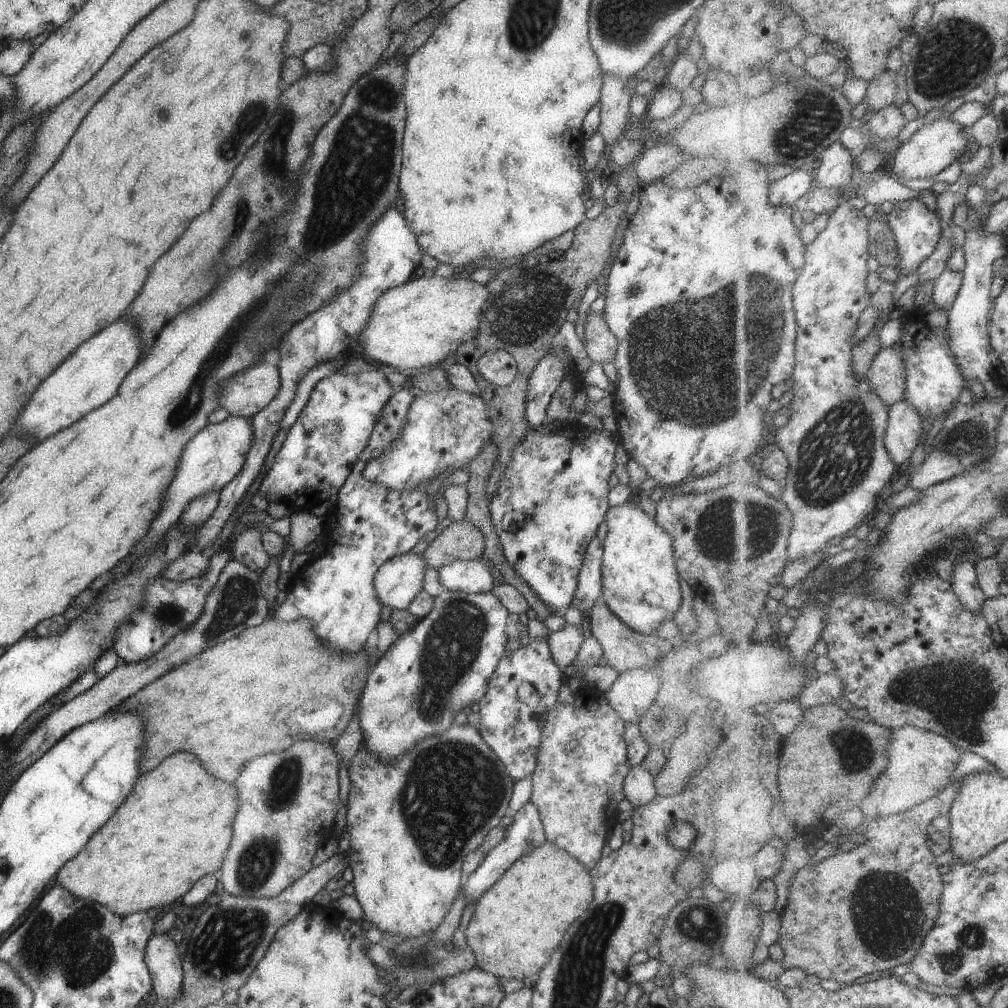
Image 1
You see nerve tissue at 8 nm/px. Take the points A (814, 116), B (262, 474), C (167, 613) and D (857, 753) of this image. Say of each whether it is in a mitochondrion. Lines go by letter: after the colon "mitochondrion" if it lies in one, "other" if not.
A: mitochondrion
B: other
C: mitochondrion
D: mitochondrion

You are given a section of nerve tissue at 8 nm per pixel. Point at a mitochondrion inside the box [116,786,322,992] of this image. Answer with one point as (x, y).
(226, 944)

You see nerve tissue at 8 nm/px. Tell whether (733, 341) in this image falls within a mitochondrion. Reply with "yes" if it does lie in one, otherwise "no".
yes

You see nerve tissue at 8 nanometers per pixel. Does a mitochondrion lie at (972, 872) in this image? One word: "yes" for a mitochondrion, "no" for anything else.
no

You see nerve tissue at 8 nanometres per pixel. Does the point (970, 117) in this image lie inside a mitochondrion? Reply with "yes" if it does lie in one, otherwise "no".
no

